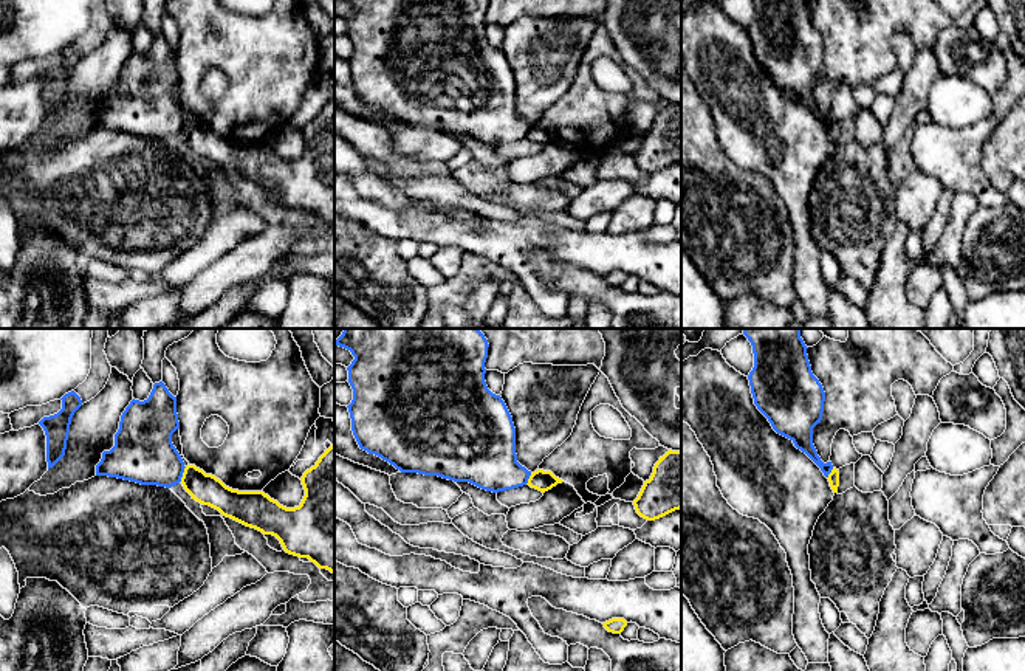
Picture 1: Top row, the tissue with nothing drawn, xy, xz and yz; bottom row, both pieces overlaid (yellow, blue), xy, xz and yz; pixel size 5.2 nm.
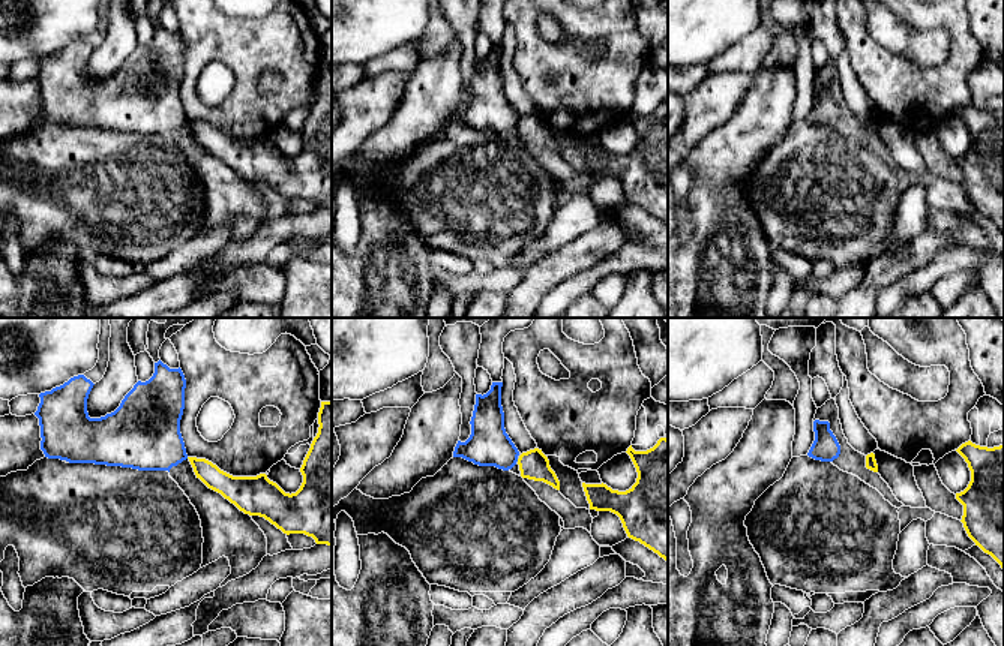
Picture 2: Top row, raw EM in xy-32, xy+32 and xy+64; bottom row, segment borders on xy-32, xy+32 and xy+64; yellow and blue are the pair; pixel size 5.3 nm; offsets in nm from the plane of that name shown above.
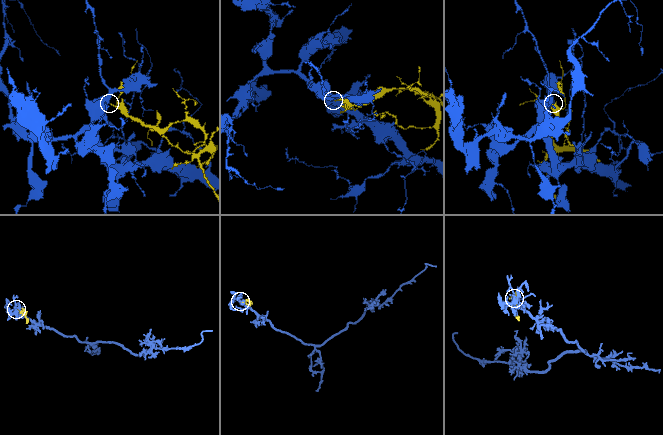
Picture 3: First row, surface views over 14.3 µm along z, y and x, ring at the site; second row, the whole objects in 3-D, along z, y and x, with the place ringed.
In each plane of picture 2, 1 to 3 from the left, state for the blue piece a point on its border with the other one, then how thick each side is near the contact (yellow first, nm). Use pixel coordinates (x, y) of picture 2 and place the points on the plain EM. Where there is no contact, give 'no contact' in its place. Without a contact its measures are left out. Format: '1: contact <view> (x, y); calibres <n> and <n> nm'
1: no contact
2: no contact
3: no contact

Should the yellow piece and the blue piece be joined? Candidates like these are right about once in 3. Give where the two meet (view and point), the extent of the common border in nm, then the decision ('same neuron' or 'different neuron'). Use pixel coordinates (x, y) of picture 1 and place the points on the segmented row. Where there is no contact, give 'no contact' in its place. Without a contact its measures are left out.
contact xy (183, 474); length 90 nm; different neuron

